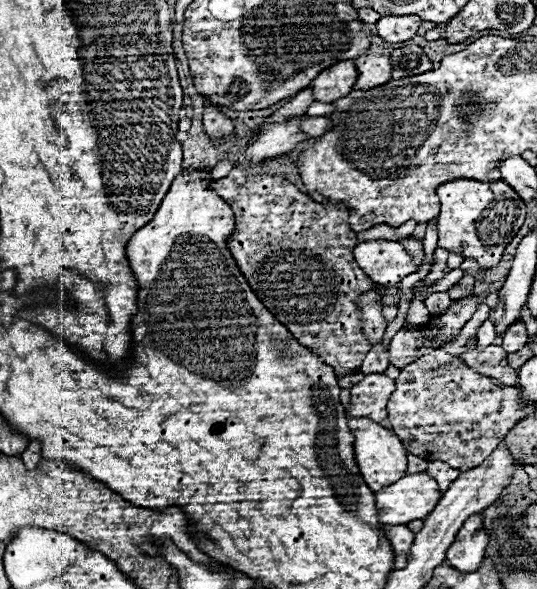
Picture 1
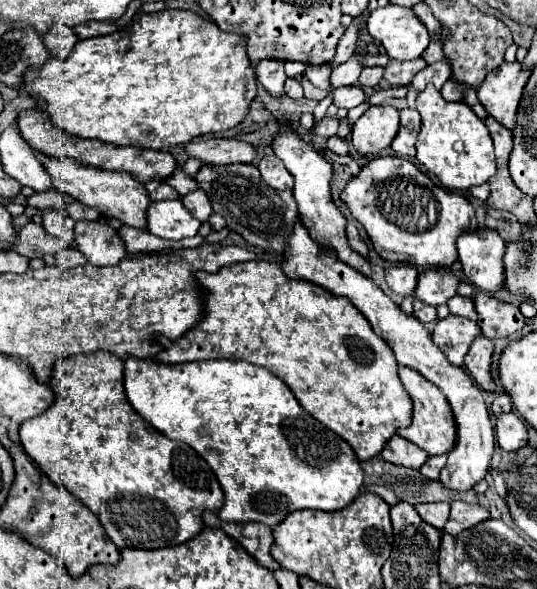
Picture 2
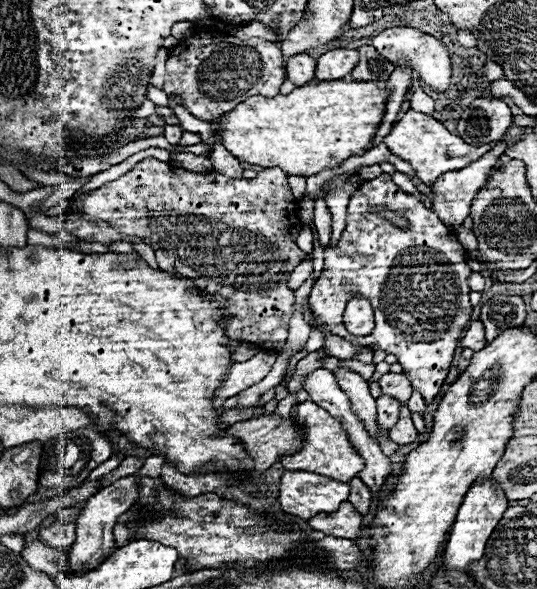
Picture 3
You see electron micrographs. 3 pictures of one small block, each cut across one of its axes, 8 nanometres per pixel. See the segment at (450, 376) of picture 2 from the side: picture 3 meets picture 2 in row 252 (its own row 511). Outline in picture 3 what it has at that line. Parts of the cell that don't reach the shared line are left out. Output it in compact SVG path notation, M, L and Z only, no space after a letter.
M286 470L280 480L278 500L286 514L310 520L314 514L338 510L338 506L348 500L348 494L348 484L340 484L314 472Z

